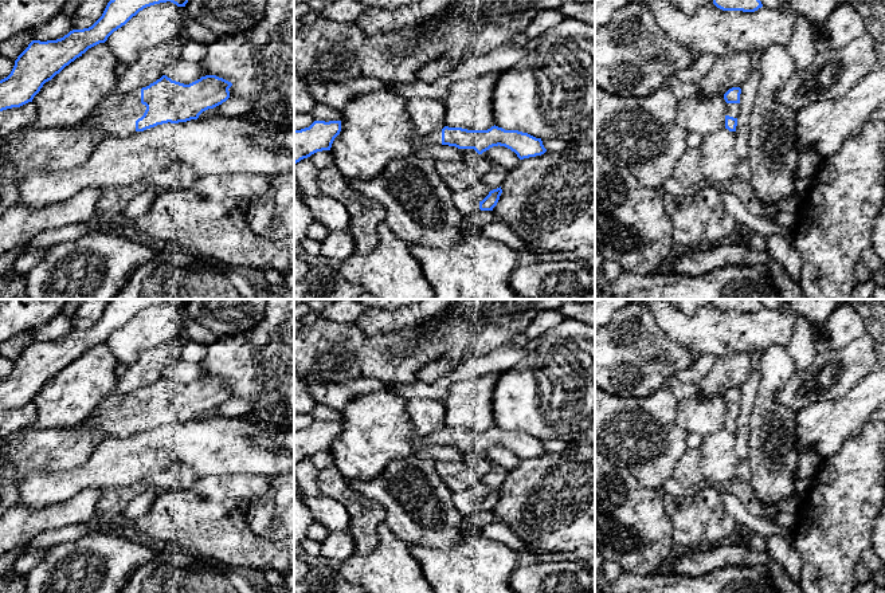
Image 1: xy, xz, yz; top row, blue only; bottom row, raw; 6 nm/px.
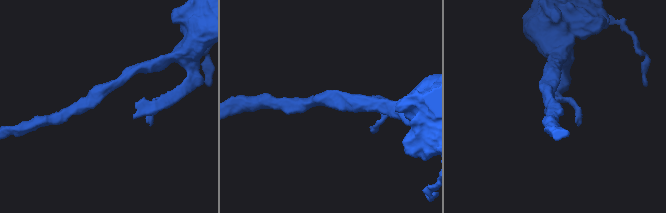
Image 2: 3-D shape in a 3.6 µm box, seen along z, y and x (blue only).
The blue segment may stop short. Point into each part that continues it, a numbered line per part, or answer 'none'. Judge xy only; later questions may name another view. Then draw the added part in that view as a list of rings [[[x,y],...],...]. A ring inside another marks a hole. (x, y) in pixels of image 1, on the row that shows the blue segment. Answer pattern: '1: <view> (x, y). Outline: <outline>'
1: xy (117, 117). Outline: [[[141,89],[126,95],[115,94],[101,103],[91,117],[77,126],[97,122],[106,137],[128,137],[136,133],[136,121],[144,115],[146,106],[141,103]]]

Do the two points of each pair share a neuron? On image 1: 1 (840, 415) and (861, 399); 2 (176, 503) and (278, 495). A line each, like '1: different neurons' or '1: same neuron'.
1: same neuron
2: different neurons

